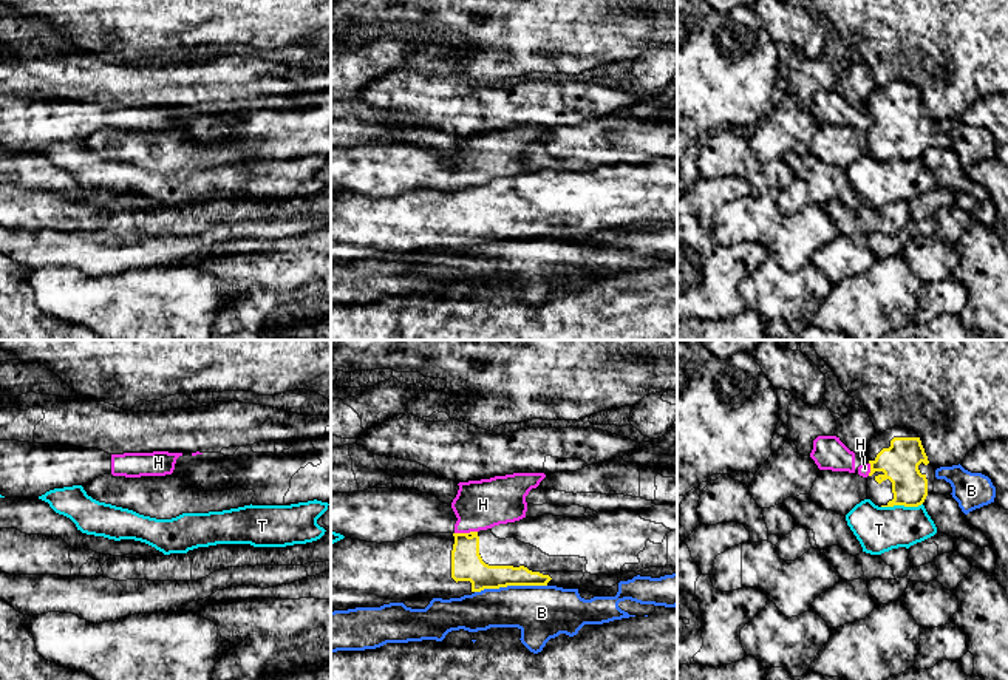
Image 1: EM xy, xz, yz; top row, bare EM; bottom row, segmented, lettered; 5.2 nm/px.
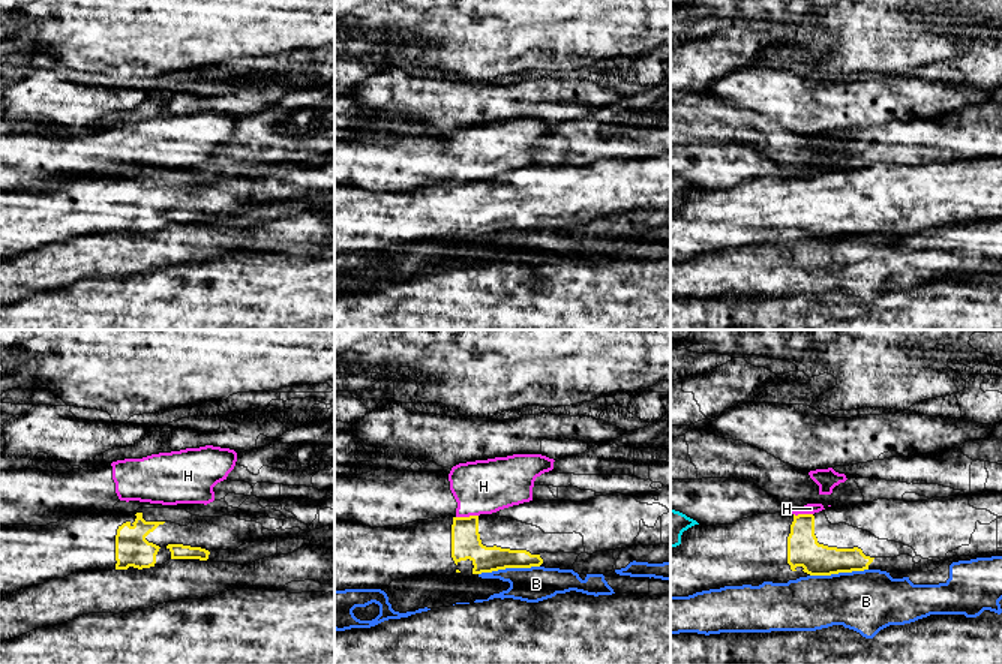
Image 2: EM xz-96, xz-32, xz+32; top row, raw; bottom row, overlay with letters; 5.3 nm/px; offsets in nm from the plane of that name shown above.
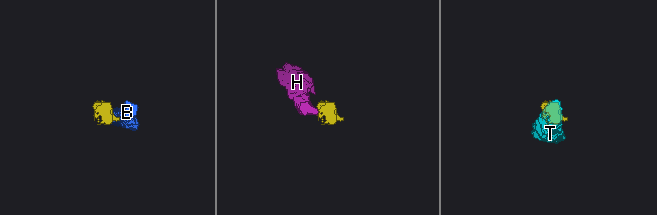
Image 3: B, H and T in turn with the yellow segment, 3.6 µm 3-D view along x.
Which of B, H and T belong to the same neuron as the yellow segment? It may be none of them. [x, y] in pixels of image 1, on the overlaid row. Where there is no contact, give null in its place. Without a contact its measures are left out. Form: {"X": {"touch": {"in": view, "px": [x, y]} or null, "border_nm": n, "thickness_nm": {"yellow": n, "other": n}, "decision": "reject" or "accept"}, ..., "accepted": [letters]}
{"B": {"touch": {"in": "xz", "px": [510, 584]}, "border_nm": 380, "thickness_nm": {"yellow": 160, "other": 280}, "decision": "reject"}, "H": {"touch": {"in": "xz", "px": [466, 533]}, "border_nm": 120, "thickness_nm": {"yellow": 160, "other": 260}, "decision": "reject"}, "T": {"touch": {"in": "yz", "px": [902, 504]}, "border_nm": 220, "thickness_nm": {"yellow": 200, "other": 240}, "decision": "reject"}, "accepted": []}

